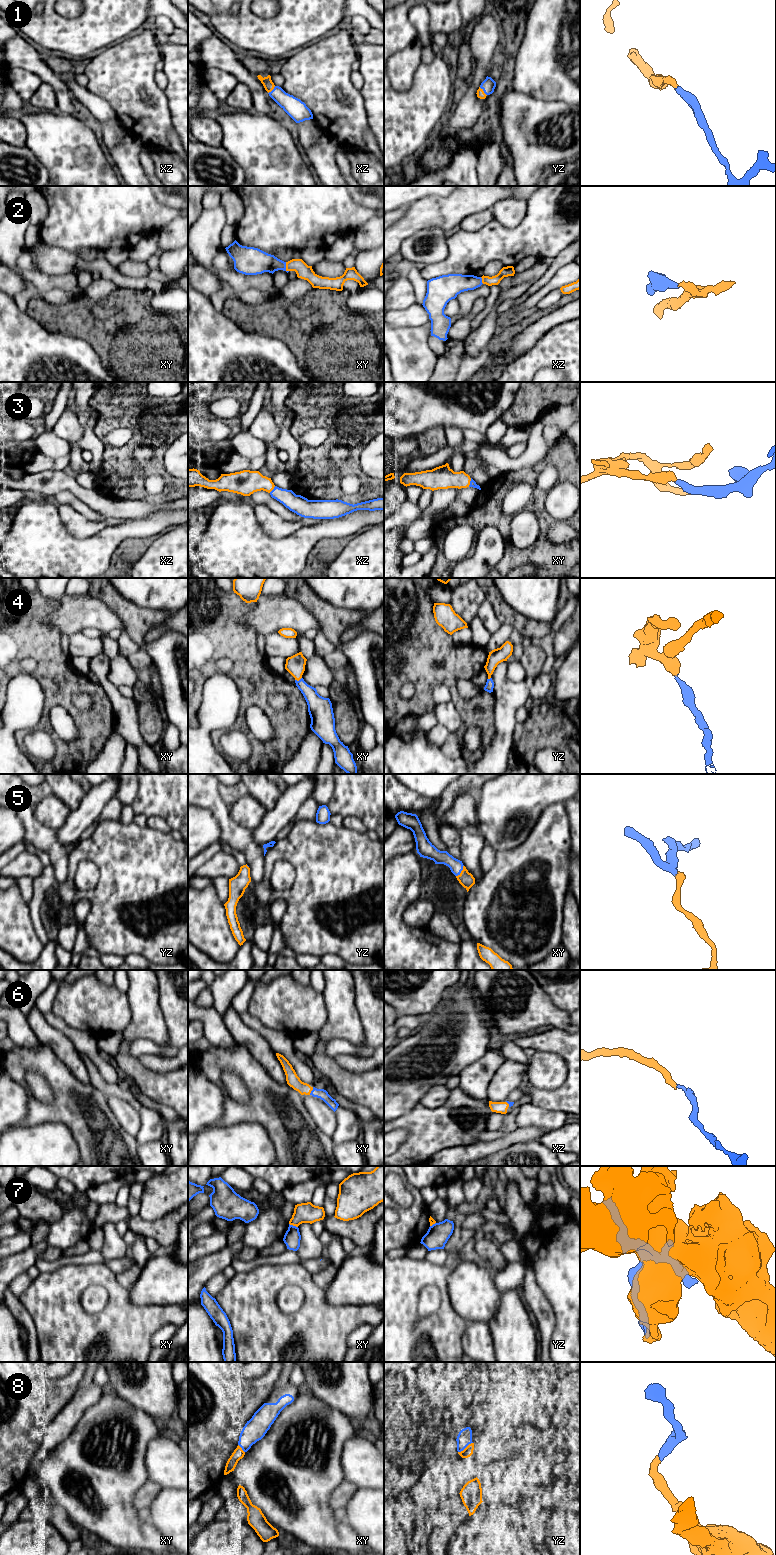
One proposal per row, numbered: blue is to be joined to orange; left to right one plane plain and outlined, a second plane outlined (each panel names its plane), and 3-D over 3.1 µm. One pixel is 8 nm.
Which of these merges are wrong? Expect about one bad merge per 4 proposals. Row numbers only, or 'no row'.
7

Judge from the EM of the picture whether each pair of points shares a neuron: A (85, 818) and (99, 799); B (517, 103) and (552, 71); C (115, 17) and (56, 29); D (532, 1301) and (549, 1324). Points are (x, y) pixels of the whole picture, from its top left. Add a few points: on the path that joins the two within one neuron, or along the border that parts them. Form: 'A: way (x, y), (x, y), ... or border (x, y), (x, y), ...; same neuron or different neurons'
A: way (86, 813), (94, 804); same neuron
B: border (513, 90), (549, 102); different neurons
C: way (100, 17), (84, 17), (71, 25); same neuron
D: way (538, 1307), (546, 1318); same neuron

